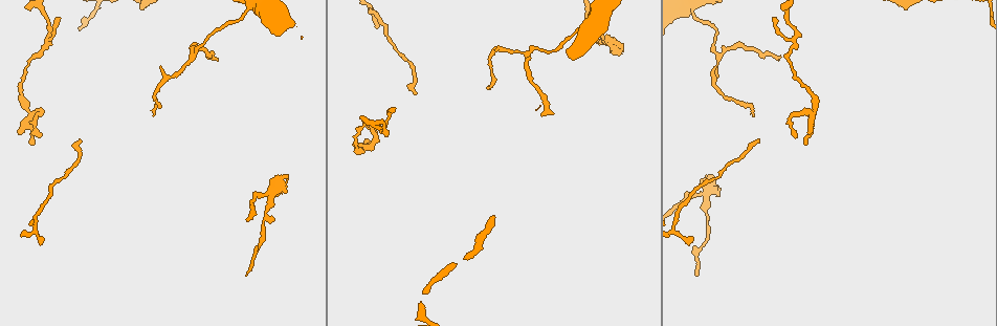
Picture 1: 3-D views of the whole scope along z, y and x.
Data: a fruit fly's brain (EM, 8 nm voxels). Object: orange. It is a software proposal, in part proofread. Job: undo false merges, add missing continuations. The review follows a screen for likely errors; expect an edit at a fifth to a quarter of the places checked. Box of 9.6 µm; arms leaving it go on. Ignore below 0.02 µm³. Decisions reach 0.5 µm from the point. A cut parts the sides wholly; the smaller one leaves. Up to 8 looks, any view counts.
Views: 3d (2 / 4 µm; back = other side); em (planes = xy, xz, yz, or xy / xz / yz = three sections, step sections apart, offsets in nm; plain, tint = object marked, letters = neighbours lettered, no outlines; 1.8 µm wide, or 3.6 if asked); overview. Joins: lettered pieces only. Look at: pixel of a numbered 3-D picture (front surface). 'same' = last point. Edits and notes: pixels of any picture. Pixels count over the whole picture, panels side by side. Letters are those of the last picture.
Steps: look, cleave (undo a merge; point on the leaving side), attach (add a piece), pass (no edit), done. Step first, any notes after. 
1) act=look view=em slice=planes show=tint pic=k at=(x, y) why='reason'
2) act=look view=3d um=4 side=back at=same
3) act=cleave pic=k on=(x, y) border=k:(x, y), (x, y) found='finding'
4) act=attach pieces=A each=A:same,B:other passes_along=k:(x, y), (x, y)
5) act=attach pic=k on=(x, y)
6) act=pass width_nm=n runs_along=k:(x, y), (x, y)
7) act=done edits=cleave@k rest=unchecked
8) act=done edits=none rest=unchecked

act=look view=3d um=4 pic=1 at=(752, 115) why='branch stops here'

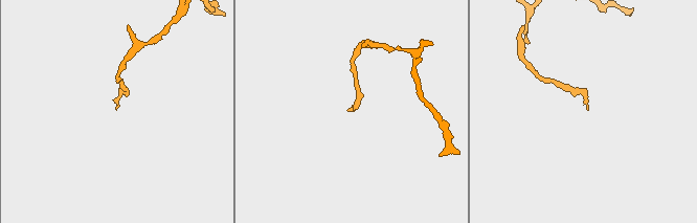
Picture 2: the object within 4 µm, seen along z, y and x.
act=look view=em slice=planes show=letters pic=2 at=(587, 109) why='shape alone is not enough'

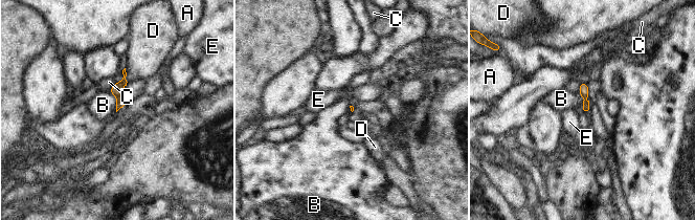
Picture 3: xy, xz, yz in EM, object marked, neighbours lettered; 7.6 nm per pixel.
act=pass each=A:other,B:other,C:other,D:other,E:other border=3:(108, 90), (116, 98), (116, 111) found='none of them fits'

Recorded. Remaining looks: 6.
act=look view=3d um=4 side=back pic=1 at=(529, 54) why='a fork'

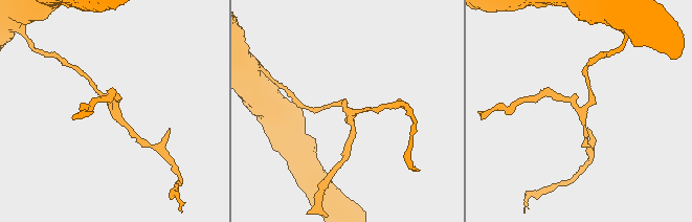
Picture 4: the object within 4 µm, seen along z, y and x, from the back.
act=look view=em slice=xy step=16 show=letters pic=4 at=(579, 110) why='now the EM'

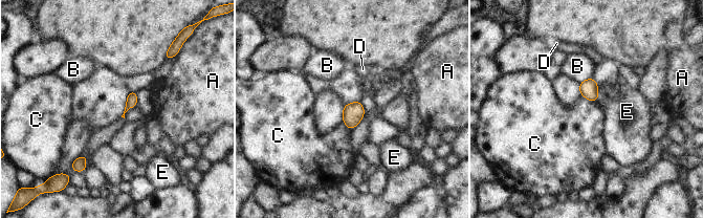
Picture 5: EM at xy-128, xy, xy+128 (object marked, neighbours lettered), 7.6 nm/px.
act=pass width_nm=50 each=A:other,B:other,C:other,D:other,E:other border=5:(581, 95), (596, 102) found='continuous, no second cell'

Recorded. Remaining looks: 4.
act=look view=em um=3.6 slice=planes show=tint pic=1 at=(246, 11) why='three arms meet'

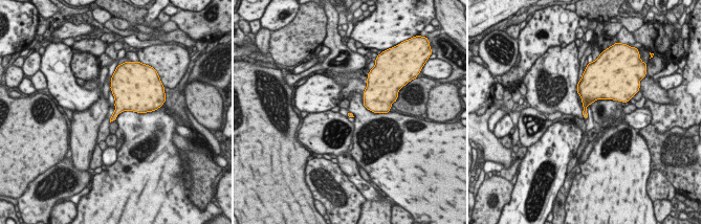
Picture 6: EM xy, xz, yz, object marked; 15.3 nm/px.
act=look view=em um=3.6 slice=planes show=letters at=same why='what lies round it'

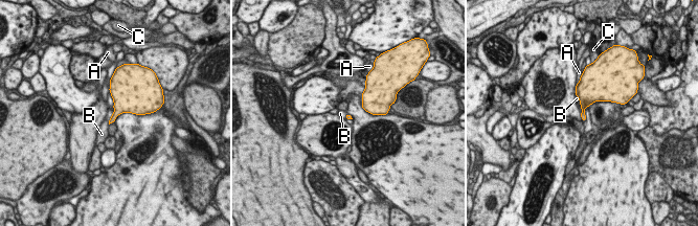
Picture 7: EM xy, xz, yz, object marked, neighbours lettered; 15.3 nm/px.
act=pass each=A:other,B:other,C:other border=7:(576, 94), (579, 99), (581, 113) found='all the same cell'

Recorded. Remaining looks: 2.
act=done edits=none rest=unchecked

